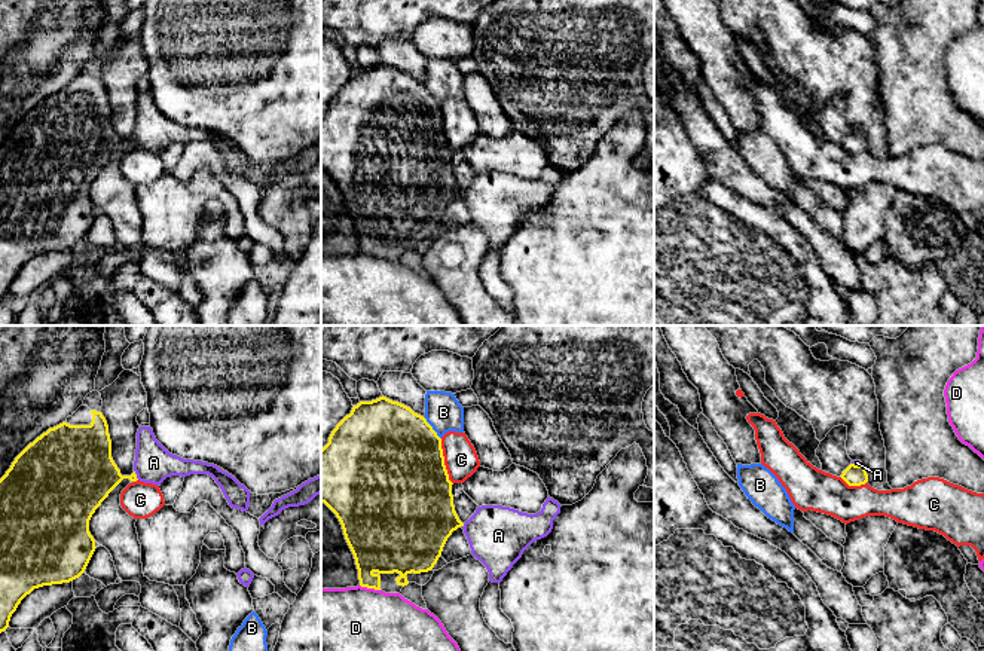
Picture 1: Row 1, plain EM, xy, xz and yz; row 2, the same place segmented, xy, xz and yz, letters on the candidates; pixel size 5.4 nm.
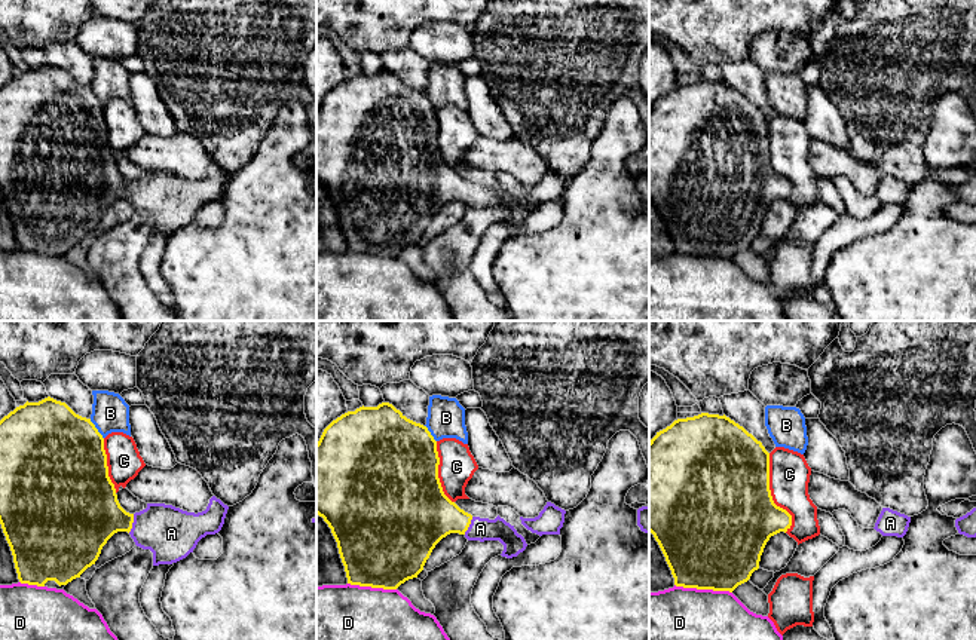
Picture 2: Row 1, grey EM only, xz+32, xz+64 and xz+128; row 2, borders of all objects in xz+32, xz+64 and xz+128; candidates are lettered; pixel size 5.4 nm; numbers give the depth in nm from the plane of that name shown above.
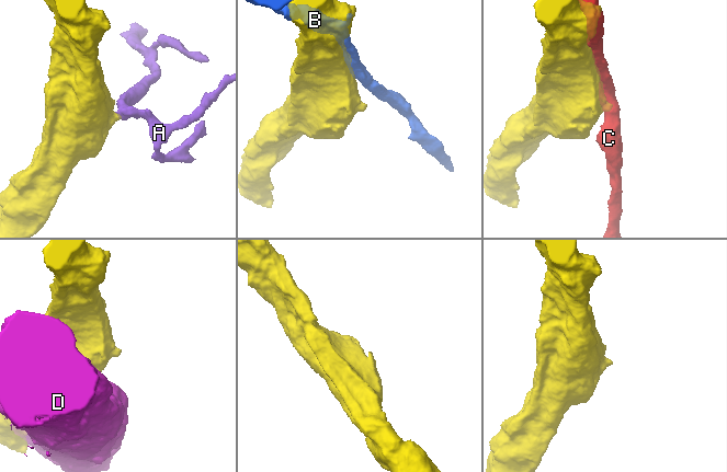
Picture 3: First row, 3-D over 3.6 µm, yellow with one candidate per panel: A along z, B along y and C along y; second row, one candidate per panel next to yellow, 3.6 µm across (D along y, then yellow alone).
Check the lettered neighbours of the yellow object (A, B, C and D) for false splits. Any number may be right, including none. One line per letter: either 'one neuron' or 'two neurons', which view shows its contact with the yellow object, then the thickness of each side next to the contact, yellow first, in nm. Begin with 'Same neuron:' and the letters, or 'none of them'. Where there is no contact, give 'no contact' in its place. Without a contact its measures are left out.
Same neuron: A
A: one neuron | xy | 300/200 nm
B: two neurons | xz | 500/200 nm
C: two neurons | xz | 500/180 nm
D: two neurons | xz | 320/480 nm

